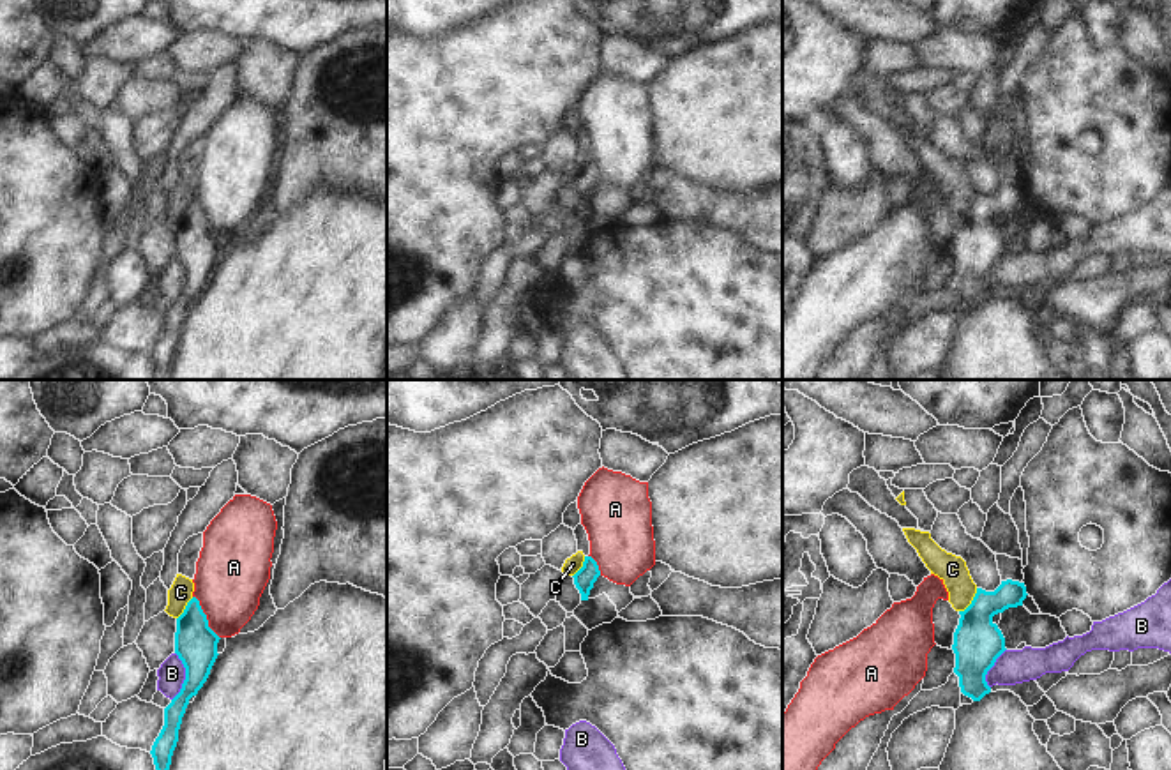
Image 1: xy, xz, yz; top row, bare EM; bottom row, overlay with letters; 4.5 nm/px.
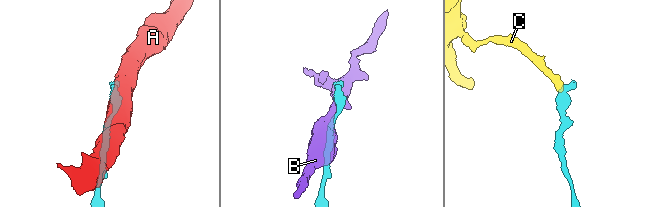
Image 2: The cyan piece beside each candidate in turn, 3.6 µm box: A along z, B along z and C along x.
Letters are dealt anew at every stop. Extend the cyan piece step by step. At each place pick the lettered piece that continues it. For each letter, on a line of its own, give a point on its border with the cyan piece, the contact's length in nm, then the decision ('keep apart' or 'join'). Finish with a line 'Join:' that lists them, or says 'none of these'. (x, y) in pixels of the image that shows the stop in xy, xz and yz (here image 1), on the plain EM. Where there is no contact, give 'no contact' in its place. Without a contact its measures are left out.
A: xy (205, 221) | 240 nm | keep apart
B: xy (186, 281) | 220 nm | keep apart
C: yz (972, 205) | 140 nm | keep apart
Join: none of these

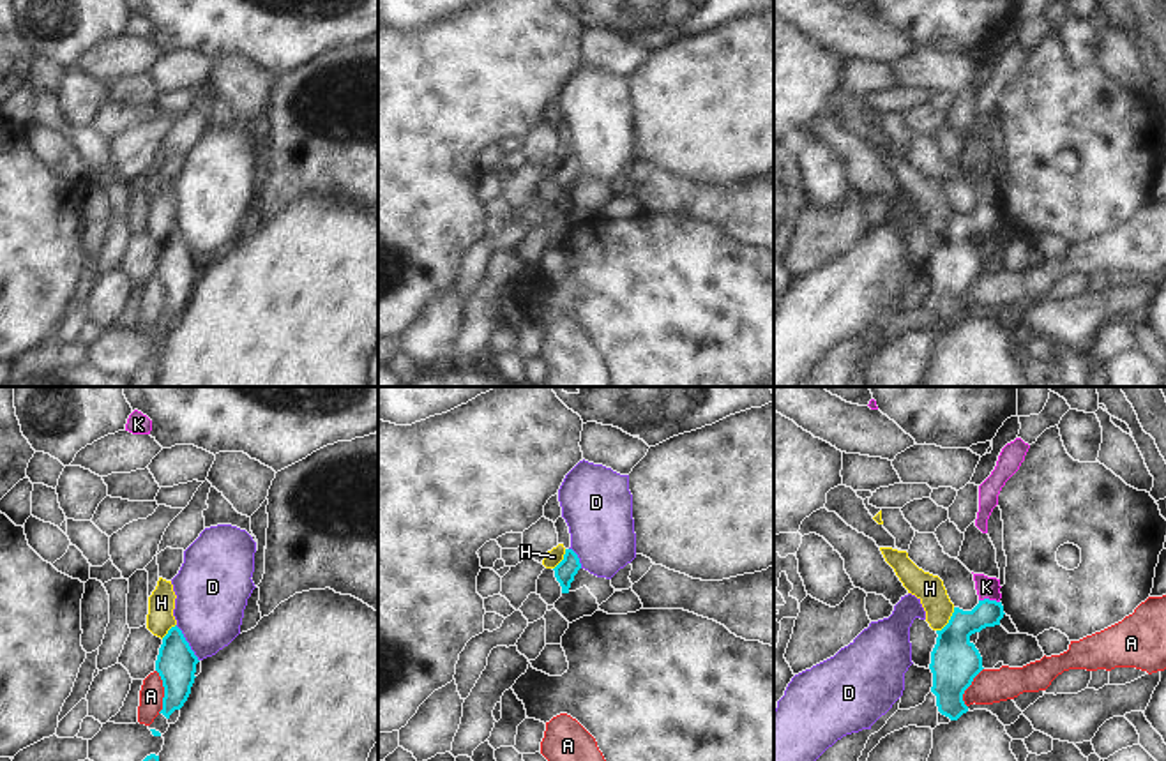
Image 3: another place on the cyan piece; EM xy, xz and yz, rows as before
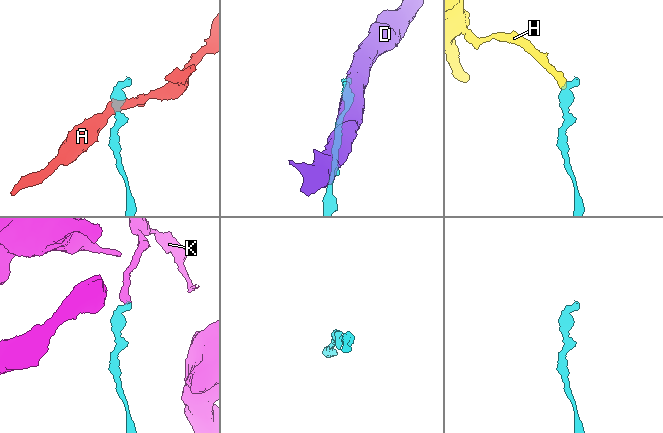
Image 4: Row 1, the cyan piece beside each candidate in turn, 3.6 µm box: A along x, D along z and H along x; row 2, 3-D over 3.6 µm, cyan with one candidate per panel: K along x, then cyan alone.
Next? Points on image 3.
A: xy (165, 295) | 200 nm | keep apart
D: xy (188, 248) | 200 nm | keep apart
H: yz (949, 225) | 140 nm | keep apart
K: yz (988, 203) | 100 nm | join
Join: K

